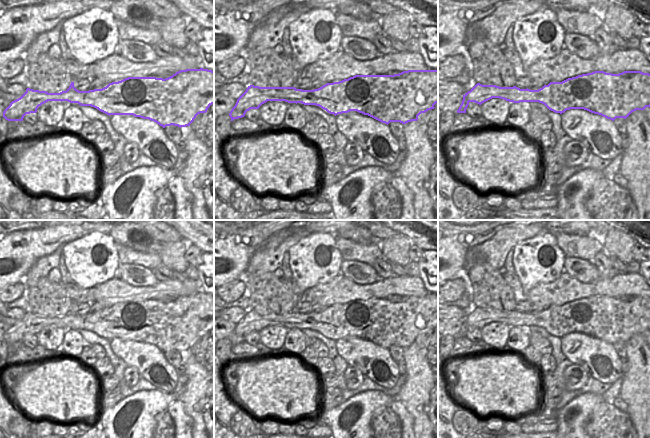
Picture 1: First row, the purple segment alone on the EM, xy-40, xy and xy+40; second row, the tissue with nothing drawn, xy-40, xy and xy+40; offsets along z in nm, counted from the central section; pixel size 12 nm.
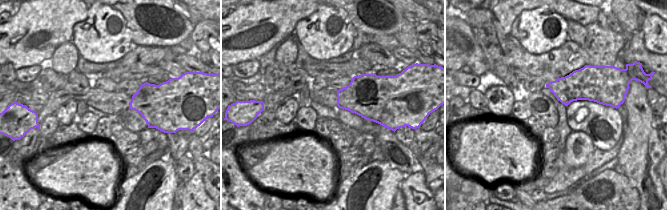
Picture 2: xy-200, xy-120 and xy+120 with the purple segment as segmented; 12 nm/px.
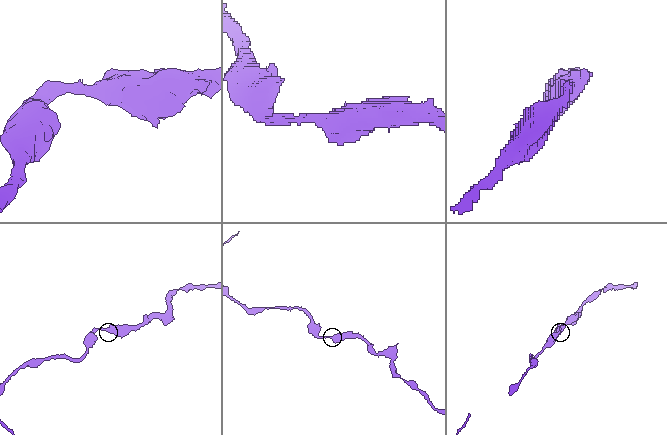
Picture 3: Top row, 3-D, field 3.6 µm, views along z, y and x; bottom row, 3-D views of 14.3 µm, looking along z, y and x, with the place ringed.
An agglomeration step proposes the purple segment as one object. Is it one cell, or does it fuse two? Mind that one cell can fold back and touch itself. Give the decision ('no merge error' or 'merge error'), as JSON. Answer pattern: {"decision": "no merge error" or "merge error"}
{"decision": "no merge error"}

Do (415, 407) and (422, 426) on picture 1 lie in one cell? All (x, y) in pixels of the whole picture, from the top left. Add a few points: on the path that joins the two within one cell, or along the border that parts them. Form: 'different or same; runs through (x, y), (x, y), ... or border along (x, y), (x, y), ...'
same; runs through (420, 412), (421, 421)

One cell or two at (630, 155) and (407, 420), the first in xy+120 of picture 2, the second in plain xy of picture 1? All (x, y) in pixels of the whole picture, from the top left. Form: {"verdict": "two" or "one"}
{"verdict": "two"}

